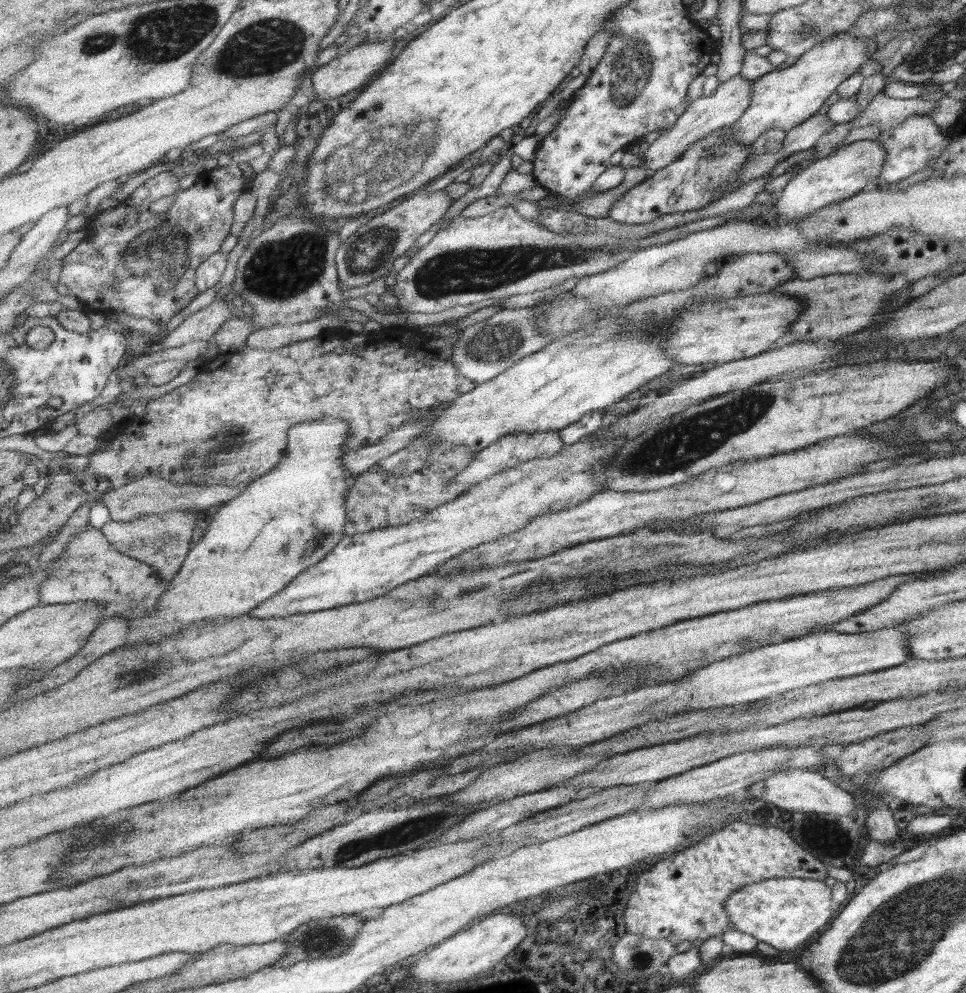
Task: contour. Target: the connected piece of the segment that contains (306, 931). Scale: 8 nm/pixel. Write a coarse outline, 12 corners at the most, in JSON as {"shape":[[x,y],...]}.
{"shape":[[341,915],[303,924],[289,952],[267,967],[339,956],[365,918]]}

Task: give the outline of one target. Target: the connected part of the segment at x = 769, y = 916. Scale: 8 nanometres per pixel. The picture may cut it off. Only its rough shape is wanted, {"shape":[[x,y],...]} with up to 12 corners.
{"shape":[[771,878],[733,892],[727,920],[777,950],[831,922],[821,880]]}

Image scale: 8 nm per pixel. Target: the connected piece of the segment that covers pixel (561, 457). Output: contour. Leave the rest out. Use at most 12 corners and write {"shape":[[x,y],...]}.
{"shape":[[587,436],[423,519],[345,535],[248,615],[383,597],[579,505],[629,438]]}

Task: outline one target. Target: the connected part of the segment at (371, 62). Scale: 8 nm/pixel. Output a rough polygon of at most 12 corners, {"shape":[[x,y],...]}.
{"shape":[[395,38],[347,49],[311,77],[319,100],[339,98],[385,68]]}

